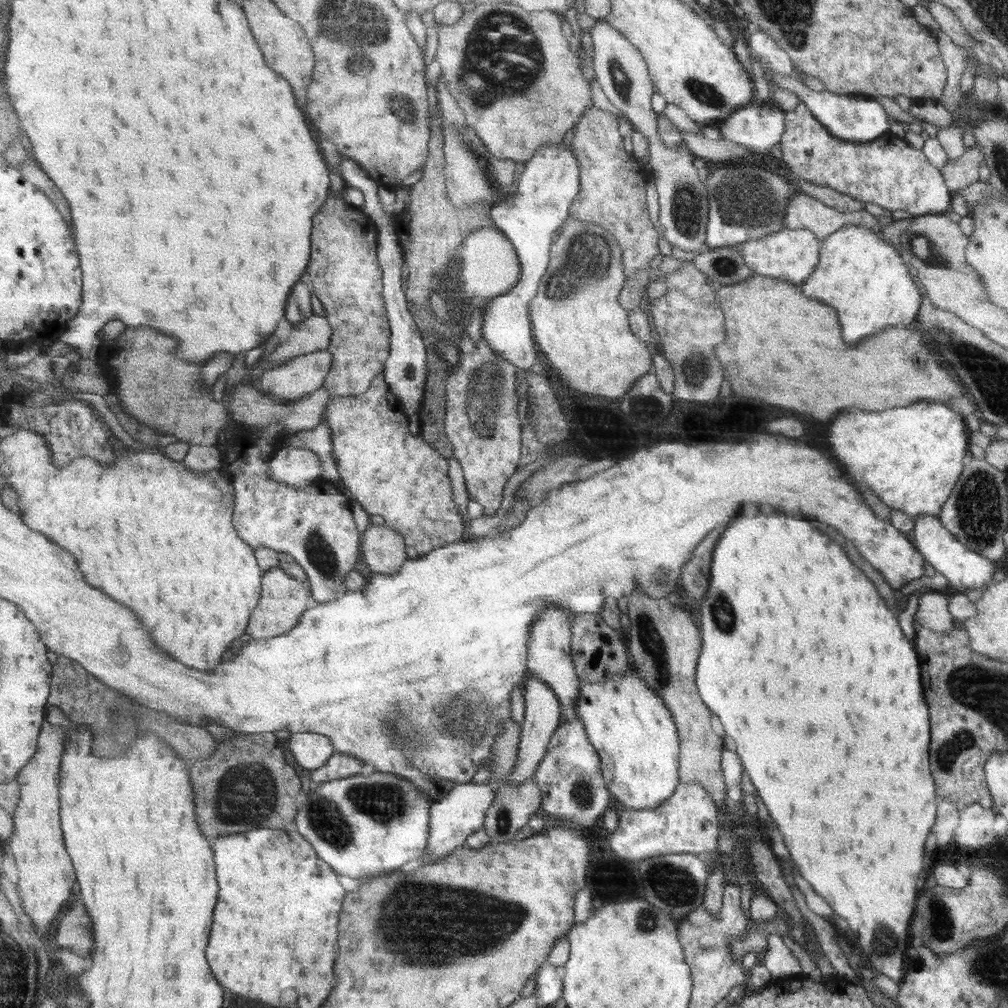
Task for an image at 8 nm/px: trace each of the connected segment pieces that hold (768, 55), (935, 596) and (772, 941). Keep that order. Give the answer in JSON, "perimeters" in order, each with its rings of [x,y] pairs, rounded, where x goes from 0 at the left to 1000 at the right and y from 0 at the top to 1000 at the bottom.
{"perimeters":[[[[749,31],[740,36],[743,52],[751,55],[753,62],[759,62],[762,69],[774,75],[787,75],[787,63],[781,54],[774,50],[756,31]]],[[[914,588],[906,613],[913,622],[926,627],[943,627],[946,613],[939,605],[939,591],[934,588]]],[[[771,927],[761,928],[759,943],[755,944],[753,953],[763,964],[765,974],[795,969],[793,954]]]]}

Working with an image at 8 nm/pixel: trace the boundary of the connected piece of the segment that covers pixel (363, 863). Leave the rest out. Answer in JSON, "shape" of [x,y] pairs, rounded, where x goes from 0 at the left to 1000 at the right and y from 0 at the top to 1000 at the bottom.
{"shape":[[[372,764],[367,769],[352,769],[312,779],[311,786],[303,790],[294,811],[294,821],[313,845],[336,868],[358,872],[378,869],[386,863],[396,863],[408,853],[418,852],[424,844],[427,831],[430,794],[420,787],[410,775],[400,769]]]}

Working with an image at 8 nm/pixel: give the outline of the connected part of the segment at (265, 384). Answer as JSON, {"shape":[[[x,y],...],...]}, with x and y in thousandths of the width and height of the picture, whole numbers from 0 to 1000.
{"shape":[[[326,346],[291,354],[261,369],[255,383],[278,399],[297,397],[321,383],[329,359],[330,350]]]}

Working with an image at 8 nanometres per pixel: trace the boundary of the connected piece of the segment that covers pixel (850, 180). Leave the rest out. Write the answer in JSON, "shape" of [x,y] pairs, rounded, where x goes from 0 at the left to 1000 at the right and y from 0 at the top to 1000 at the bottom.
{"shape":[[[797,101],[787,109],[778,110],[773,141],[775,158],[797,179],[881,209],[897,208],[905,215],[934,212],[942,205],[943,189],[937,184],[933,168],[922,163],[914,150],[900,145],[894,136],[880,129],[867,139],[853,143],[831,138],[807,117]]]}

